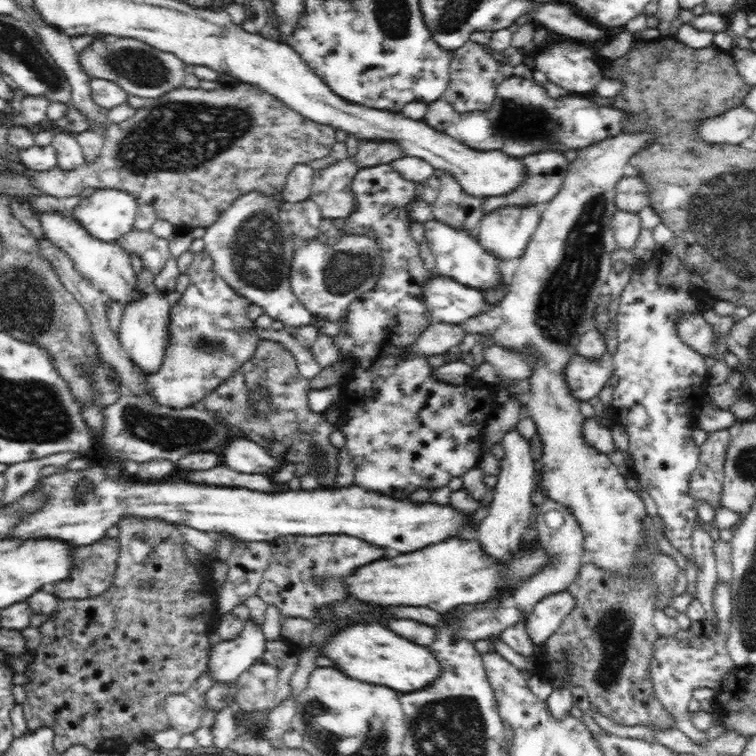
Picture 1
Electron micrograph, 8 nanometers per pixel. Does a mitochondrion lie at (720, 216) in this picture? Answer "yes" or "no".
yes

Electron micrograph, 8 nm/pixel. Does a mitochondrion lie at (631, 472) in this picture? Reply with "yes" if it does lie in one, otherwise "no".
no

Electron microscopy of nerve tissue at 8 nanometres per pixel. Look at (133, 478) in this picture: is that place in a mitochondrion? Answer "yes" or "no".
no

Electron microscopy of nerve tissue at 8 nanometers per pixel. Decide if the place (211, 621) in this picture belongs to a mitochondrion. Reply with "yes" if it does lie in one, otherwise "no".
no

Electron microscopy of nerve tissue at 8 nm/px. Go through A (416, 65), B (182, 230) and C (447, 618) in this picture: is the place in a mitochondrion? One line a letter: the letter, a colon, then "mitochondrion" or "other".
A: other
B: other
C: other

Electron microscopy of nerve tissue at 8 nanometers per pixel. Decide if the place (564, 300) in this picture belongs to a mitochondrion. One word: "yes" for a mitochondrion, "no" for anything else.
yes

